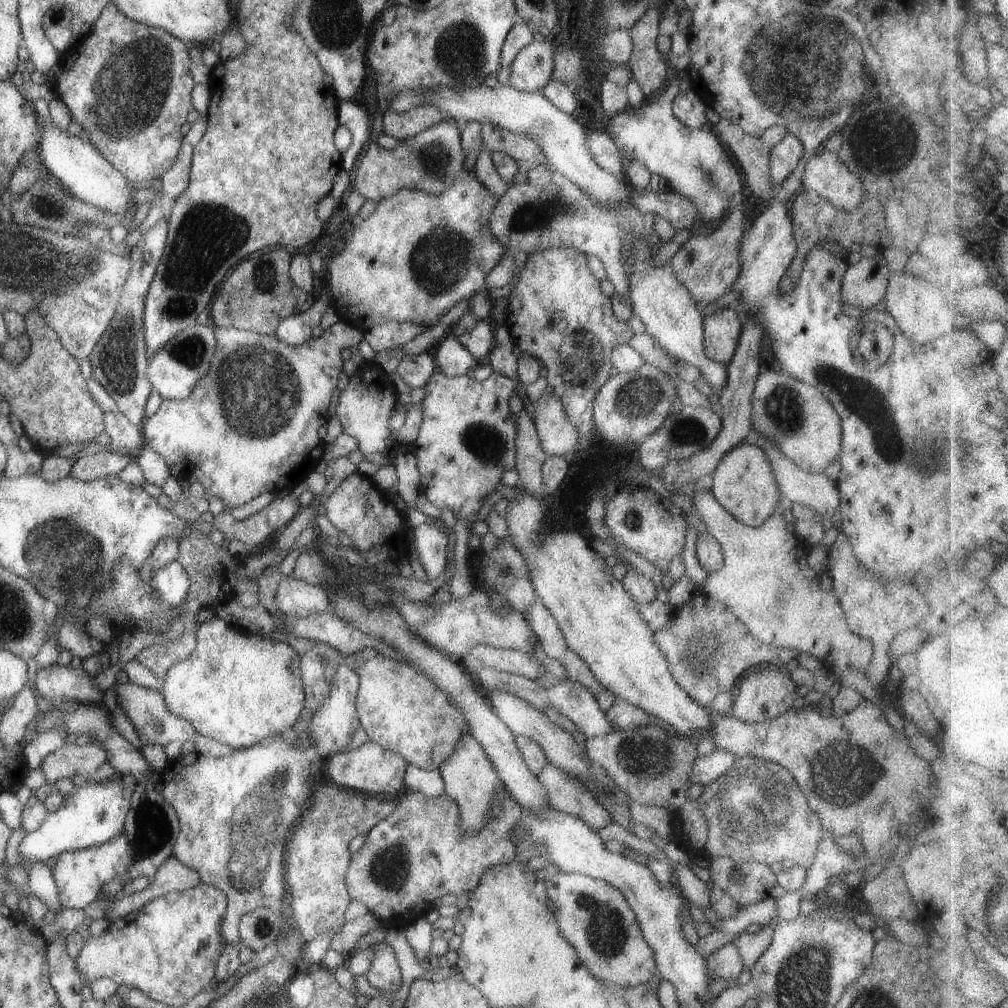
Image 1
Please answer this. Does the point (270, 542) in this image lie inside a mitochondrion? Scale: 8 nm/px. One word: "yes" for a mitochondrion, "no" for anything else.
no

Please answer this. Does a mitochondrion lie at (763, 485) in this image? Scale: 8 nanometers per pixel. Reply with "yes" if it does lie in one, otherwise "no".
no

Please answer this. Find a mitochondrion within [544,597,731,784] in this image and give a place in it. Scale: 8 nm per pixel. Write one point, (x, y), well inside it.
(638, 756)

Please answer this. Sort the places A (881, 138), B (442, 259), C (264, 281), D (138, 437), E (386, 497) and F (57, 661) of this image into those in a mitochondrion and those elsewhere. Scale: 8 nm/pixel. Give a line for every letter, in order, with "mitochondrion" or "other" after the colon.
A: mitochondrion
B: mitochondrion
C: mitochondrion
D: other
E: other
F: other

